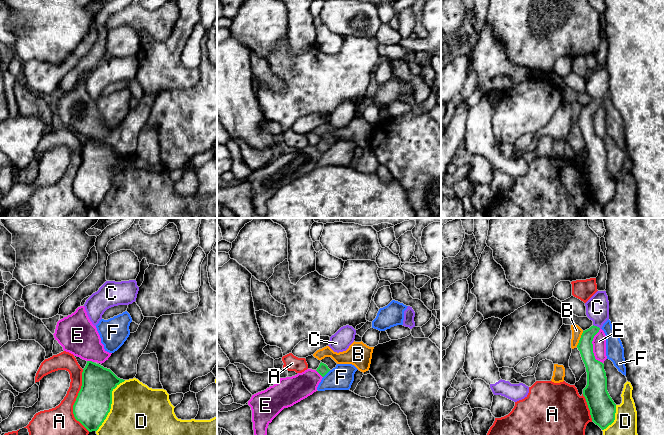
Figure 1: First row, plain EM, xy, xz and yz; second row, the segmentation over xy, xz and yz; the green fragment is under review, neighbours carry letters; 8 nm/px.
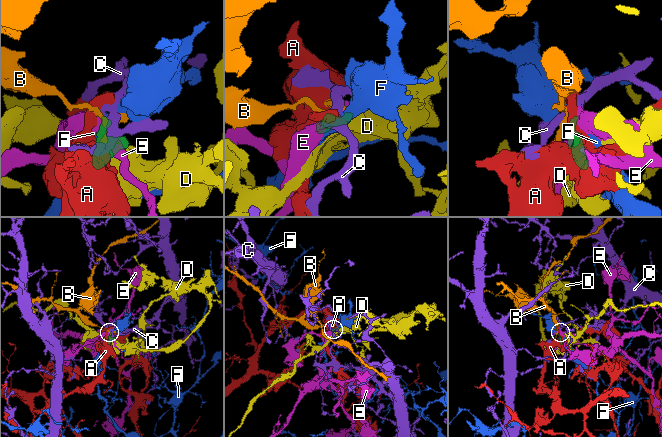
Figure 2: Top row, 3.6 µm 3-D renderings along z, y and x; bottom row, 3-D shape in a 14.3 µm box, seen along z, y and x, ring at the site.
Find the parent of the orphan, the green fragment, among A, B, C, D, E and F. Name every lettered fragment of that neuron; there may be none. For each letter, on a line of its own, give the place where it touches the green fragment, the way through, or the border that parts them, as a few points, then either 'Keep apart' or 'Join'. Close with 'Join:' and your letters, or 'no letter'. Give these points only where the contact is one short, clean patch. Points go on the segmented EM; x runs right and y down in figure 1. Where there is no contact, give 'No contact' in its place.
A: Touches green at xy (75, 401). Keep apart
B: Touches green at yz (580, 339). Boundary: yz (583, 331), (576, 346). Keep apart
C: Touches green at yz (596, 326). Path across: yz (585, 346), (587, 336), (596, 326), (597, 307). Join
D: Touches green at xy (110, 405). Keep apart
E: Touches green at yz (592, 347). Keep apart
F: Touches green at xz (326, 373). Boundary: xz (330, 370), (323, 377). Keep apart
Join: C

